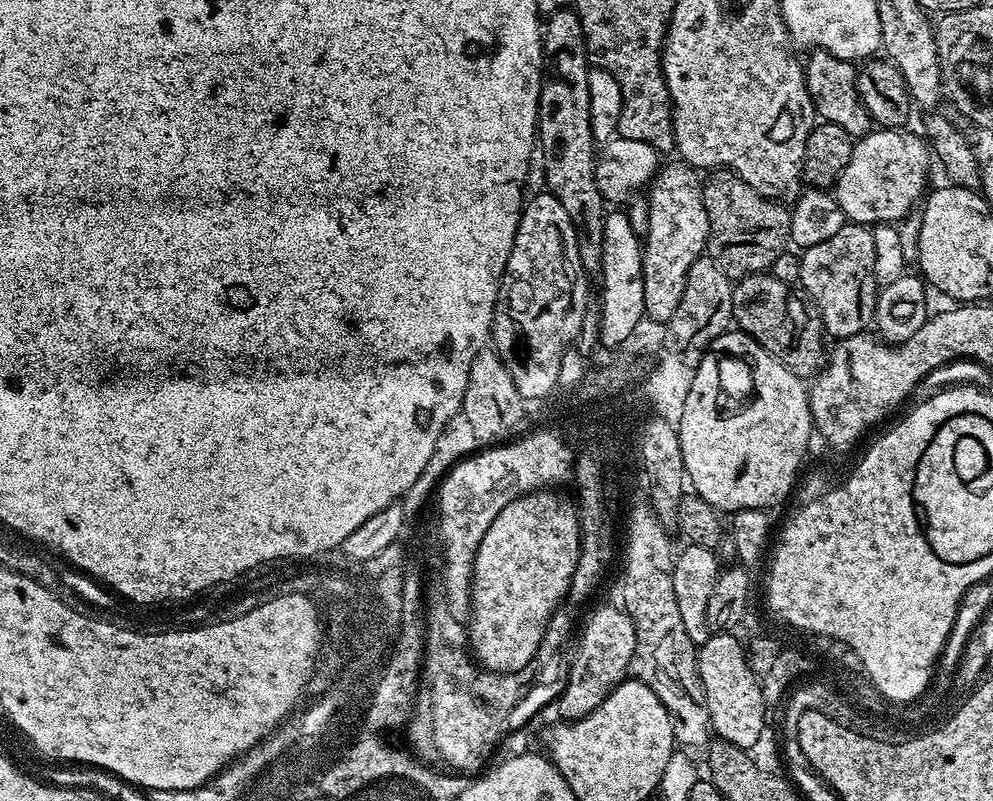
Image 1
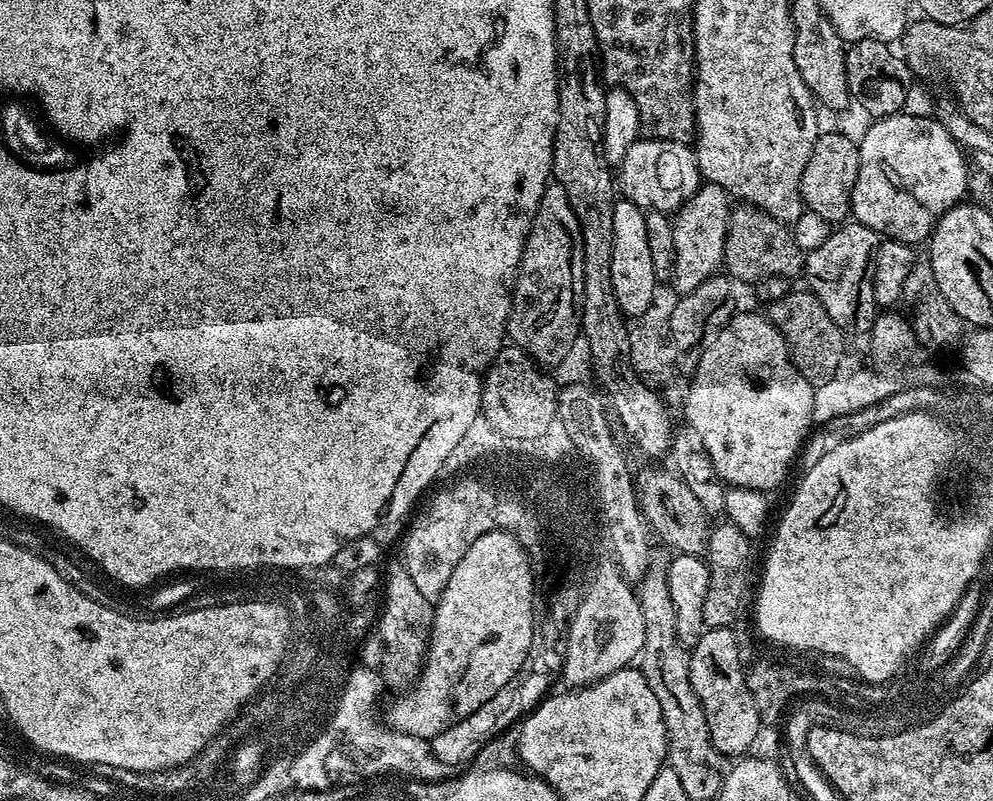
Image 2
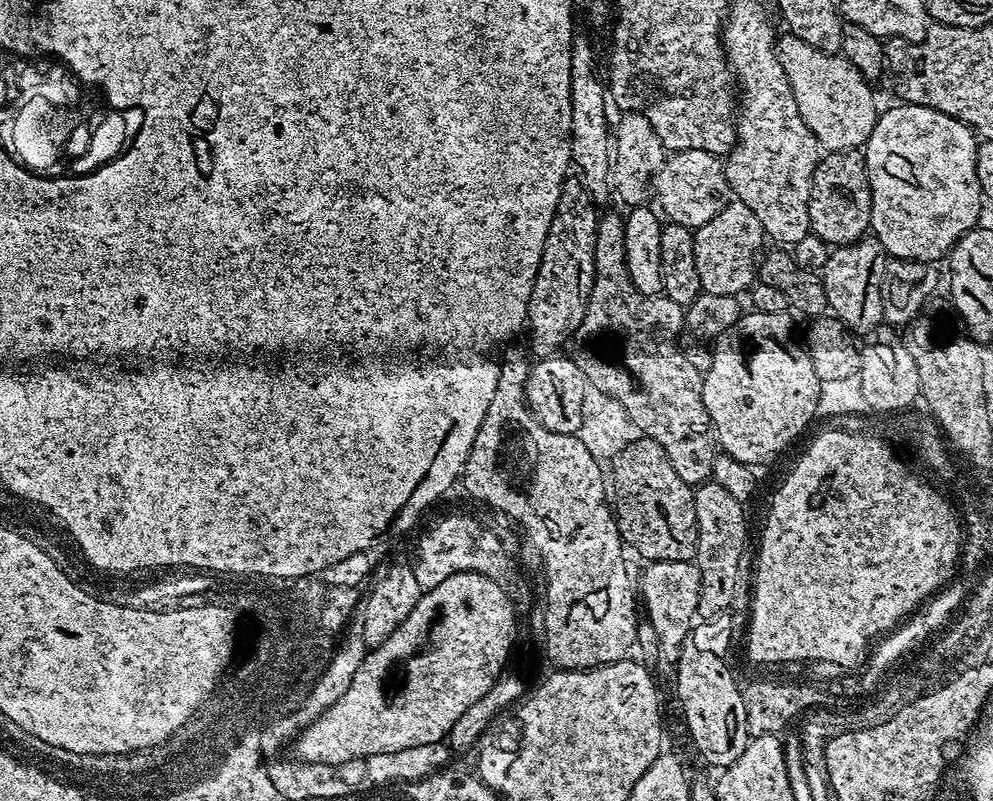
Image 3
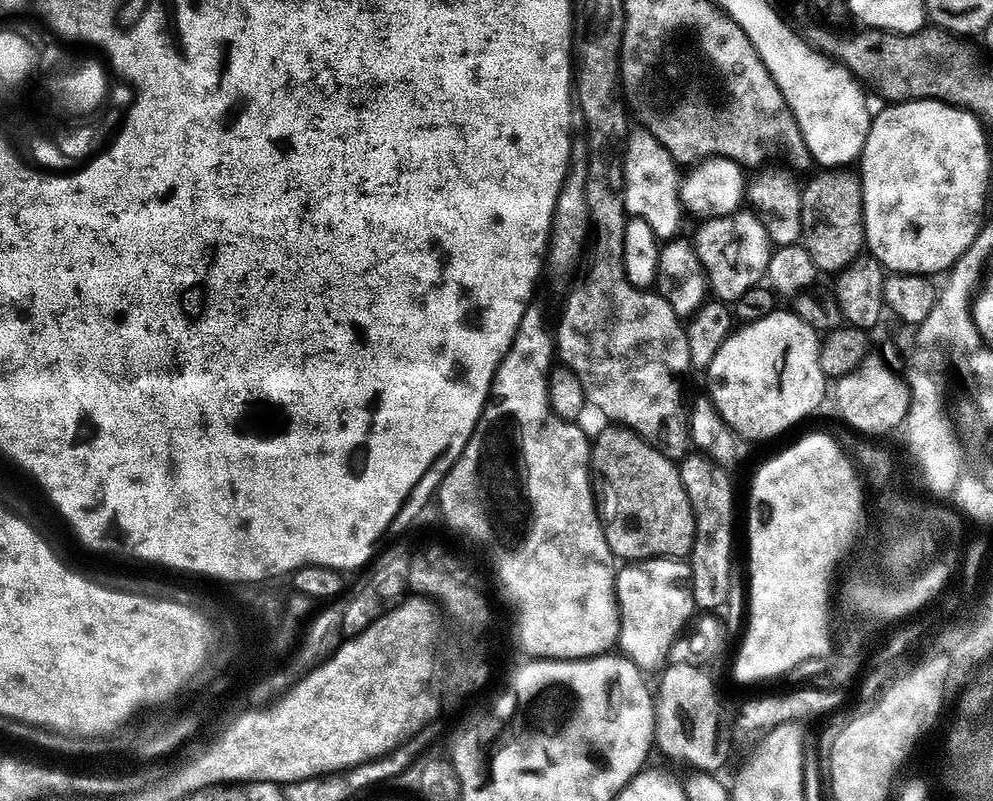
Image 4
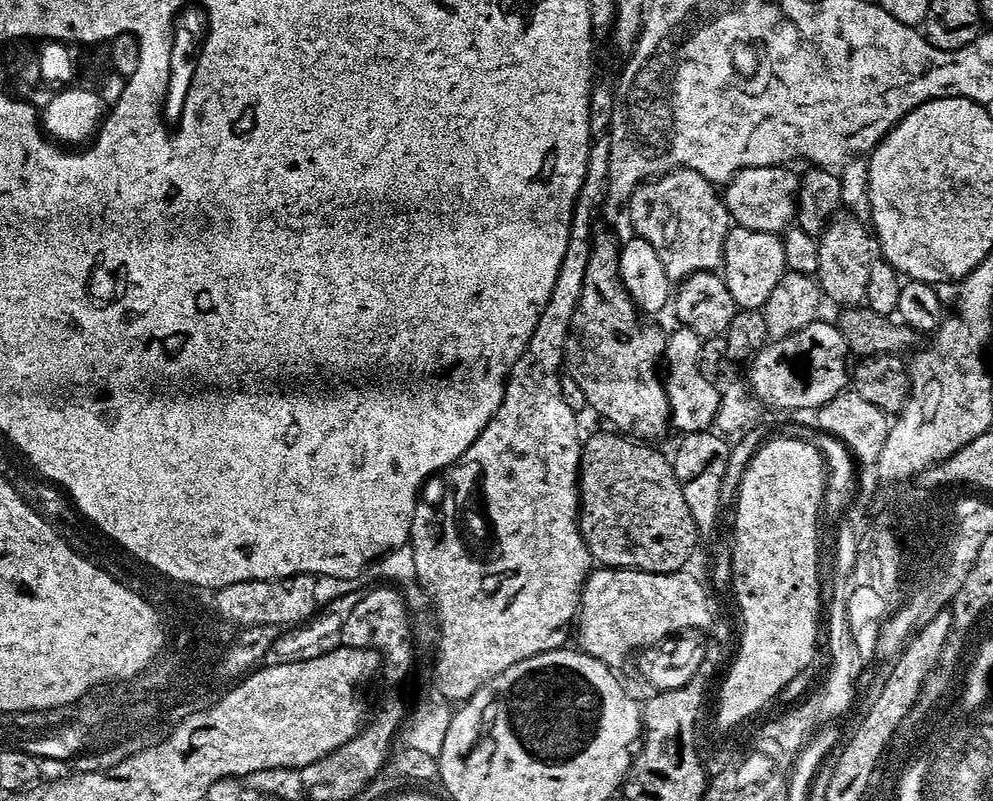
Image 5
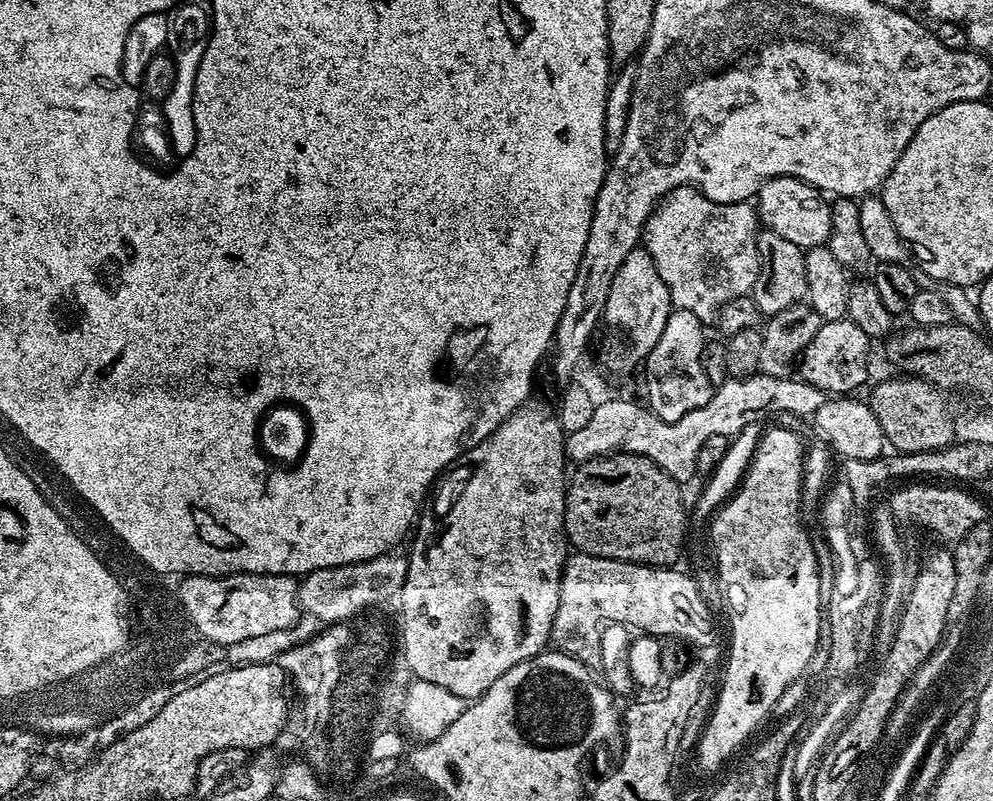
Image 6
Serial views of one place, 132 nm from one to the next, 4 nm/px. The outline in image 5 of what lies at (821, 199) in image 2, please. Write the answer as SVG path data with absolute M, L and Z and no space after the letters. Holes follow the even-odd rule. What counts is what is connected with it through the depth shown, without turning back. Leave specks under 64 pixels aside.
M840 214L829 220L818 237L816 246L818 266L815 277L820 291L839 306L860 306L865 303L866 282L874 259L874 236L865 224L851 214Z

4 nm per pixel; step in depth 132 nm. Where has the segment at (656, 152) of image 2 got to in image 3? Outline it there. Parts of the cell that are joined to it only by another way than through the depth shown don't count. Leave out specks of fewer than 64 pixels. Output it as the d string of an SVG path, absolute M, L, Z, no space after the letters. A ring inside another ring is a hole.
M706 150L673 152L653 176L650 192L654 200L656 196L655 207L662 213L665 221L681 224L693 230L701 228L725 206L723 163Z

